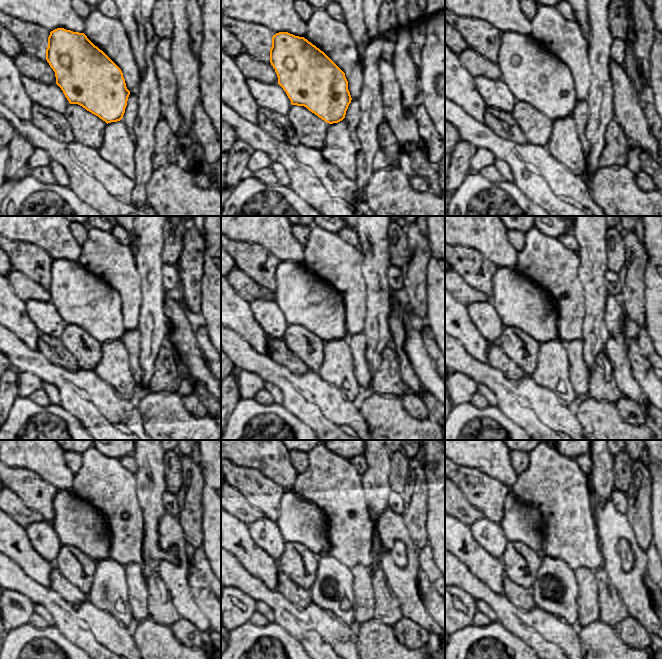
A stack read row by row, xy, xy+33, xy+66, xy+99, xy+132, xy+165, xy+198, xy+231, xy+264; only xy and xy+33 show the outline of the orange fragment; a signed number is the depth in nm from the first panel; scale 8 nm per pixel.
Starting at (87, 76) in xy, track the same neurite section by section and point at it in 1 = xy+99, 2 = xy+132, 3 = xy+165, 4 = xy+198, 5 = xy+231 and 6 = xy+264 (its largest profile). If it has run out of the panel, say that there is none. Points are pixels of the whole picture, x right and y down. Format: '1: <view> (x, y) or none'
1: xy+99 (82, 299)
2: xy+132 (305, 301)
3: xy+165 (523, 304)
4: xy+198 (68, 536)
5: xy+231 (284, 521)
6: xy+264 (513, 533)

